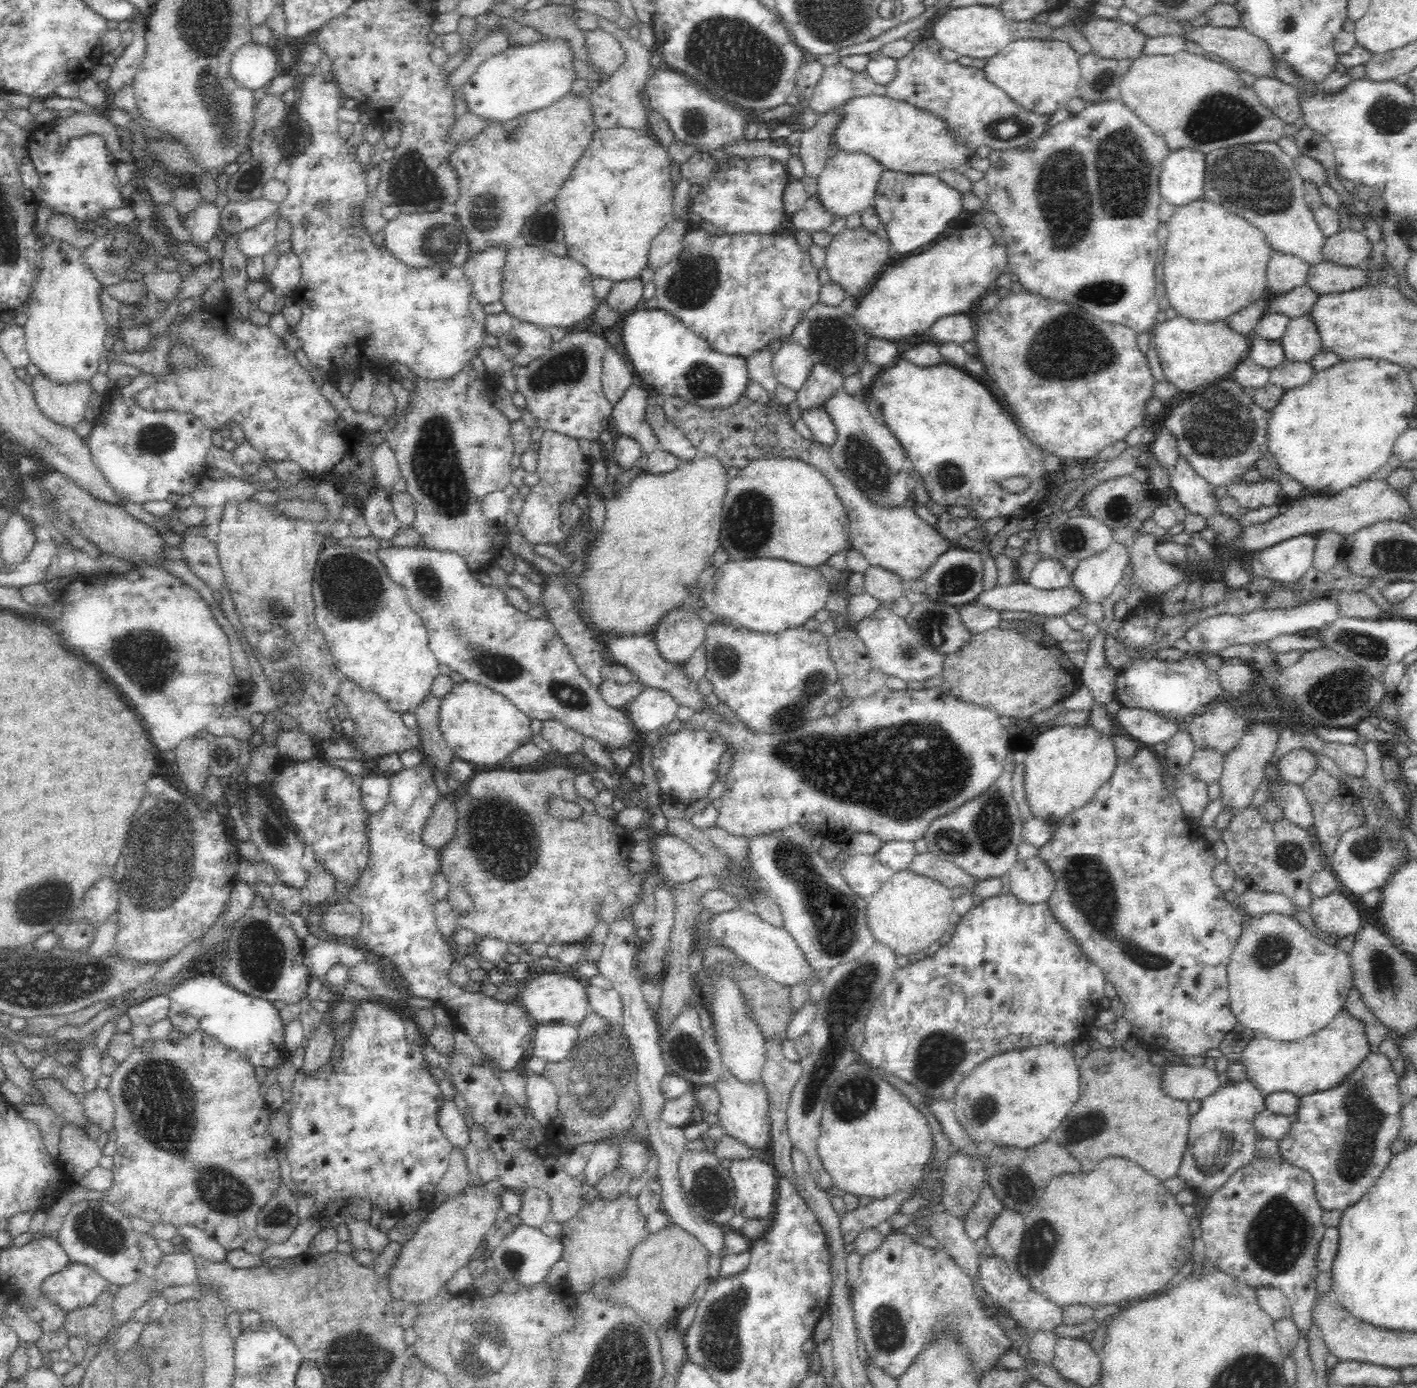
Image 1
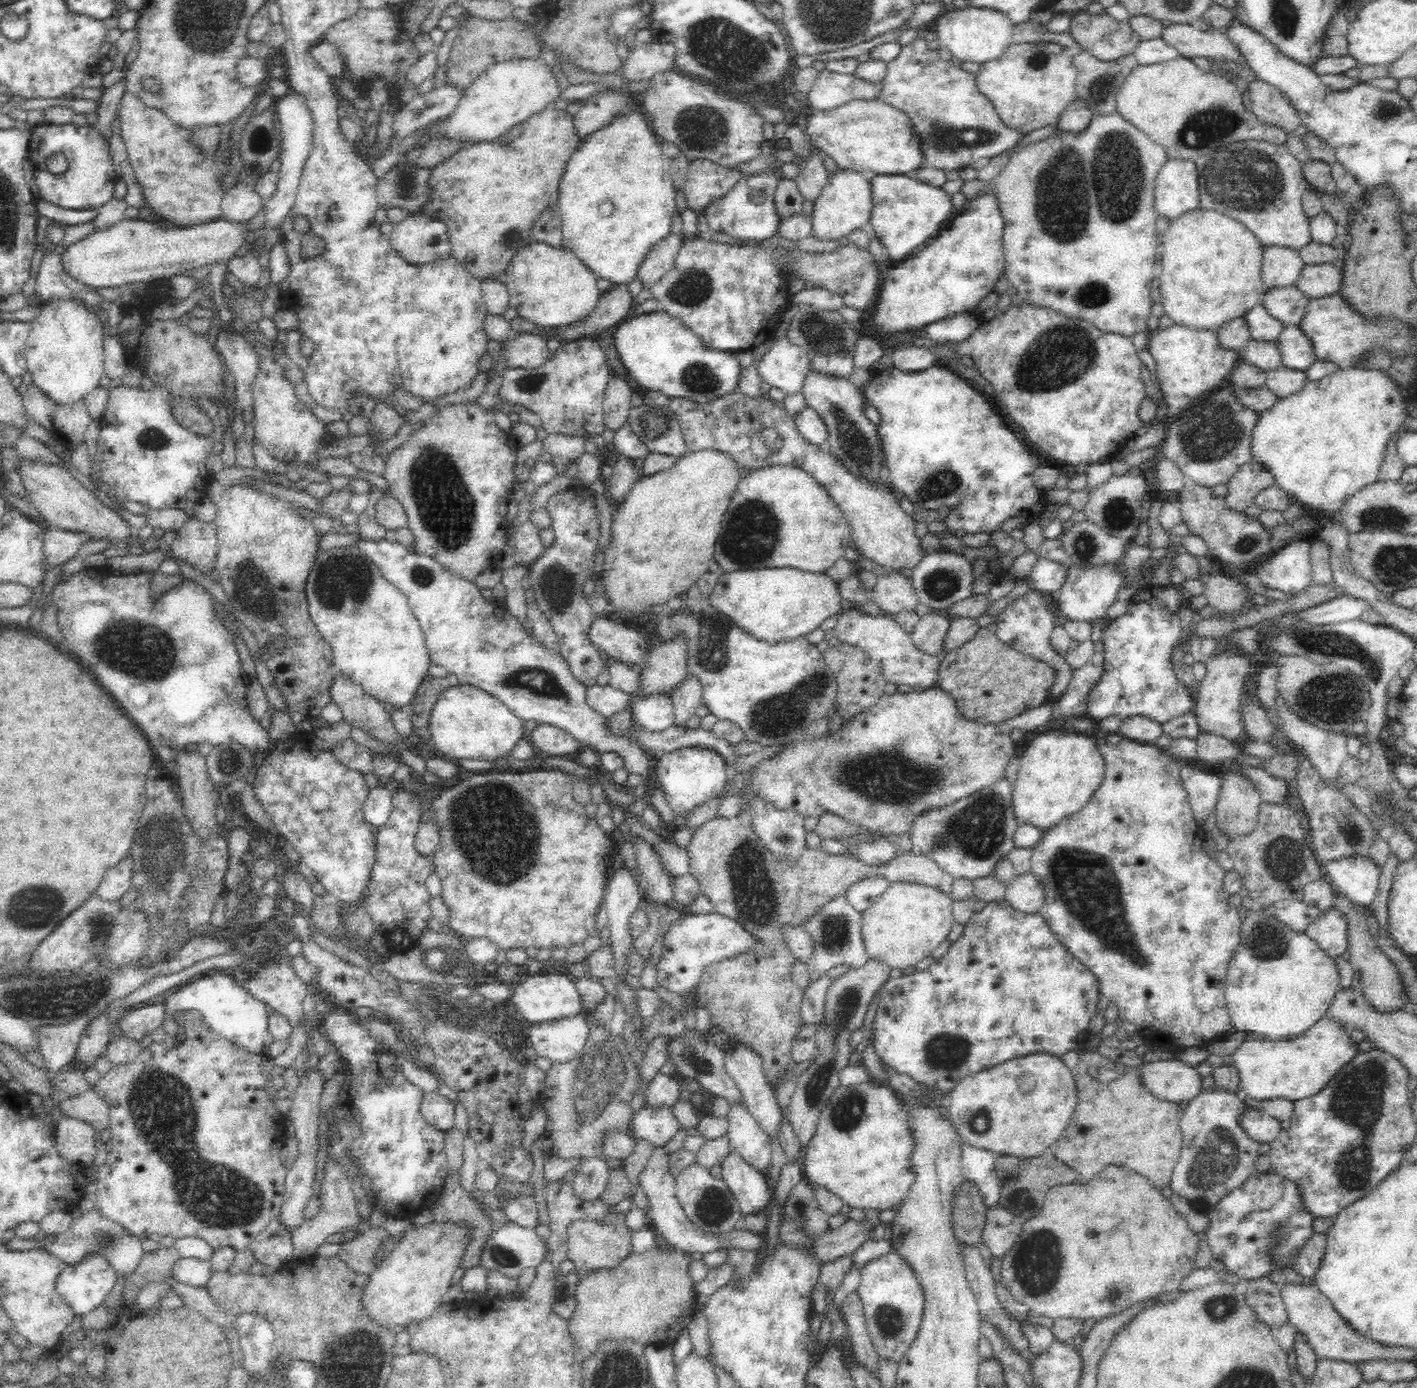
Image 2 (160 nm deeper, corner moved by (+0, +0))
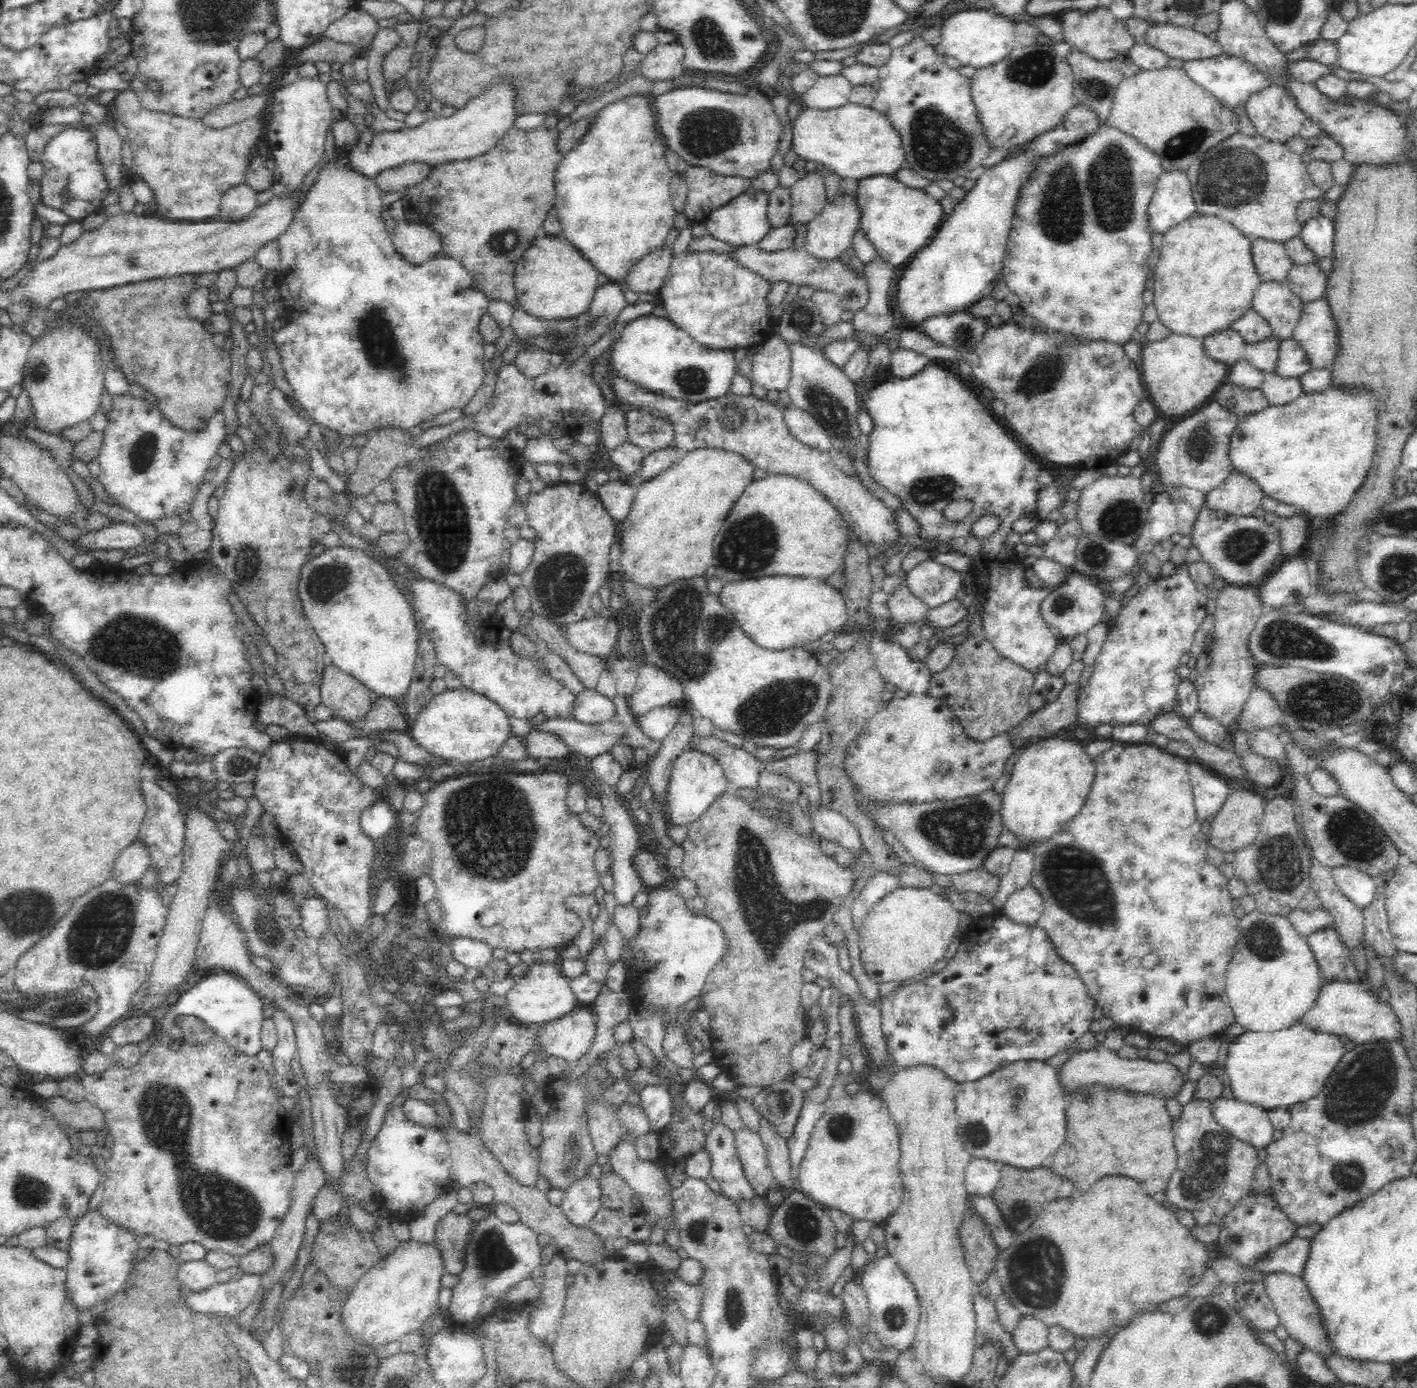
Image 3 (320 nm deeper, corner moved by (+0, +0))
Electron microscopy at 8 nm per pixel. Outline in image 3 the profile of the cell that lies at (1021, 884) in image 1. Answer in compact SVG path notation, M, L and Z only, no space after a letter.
M1028 884L1015 889L1003 904L1002 911L1010 919L1030 924L1038 922L1043 911L1043 898L1034 885Z

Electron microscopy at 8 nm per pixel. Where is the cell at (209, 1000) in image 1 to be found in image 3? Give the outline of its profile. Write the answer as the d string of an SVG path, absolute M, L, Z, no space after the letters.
M229 971L210 974L202 977L194 986L190 986L184 994L176 994L173 997L168 1012L162 1018L161 1030L165 1036L180 1041L183 1032L176 1024L176 1017L196 1015L230 1046L246 1055L257 1056L262 1051L261 1028L265 1019L264 1008L260 996L252 990L246 978Z

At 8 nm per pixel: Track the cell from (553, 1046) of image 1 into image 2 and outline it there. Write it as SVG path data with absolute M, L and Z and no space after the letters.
M581 1013L570 1018L561 1018L555 1021L544 1021L533 1024L530 1027L528 1040L532 1050L536 1051L538 1057L549 1058L550 1063L567 1063L577 1056L581 1048L585 1046L589 1035L590 1015Z

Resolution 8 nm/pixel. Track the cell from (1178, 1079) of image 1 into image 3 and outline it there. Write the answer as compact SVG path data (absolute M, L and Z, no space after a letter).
M1102 1044L1091 1049L1081 1047L1080 1052L1073 1052L1073 1056L1064 1063L1059 1072L1069 1093L1087 1084L1104 1084L1107 1088L1130 1090L1166 1100L1175 1099L1189 1079L1186 1073L1170 1062L1150 1062L1147 1059L1141 1060L1140 1057L1136 1060L1125 1060Z

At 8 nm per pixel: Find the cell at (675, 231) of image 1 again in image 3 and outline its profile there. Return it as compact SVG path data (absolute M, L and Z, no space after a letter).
M658 247L645 254L631 269L622 283L626 289L637 293L648 292L656 294L664 284L674 253L670 248Z

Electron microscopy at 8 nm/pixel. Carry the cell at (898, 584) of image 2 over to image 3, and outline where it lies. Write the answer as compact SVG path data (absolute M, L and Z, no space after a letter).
M904 578L892 594L888 594L886 609L890 613L893 623L914 622L921 624L924 622L929 609L922 600L914 596L913 591L908 587Z

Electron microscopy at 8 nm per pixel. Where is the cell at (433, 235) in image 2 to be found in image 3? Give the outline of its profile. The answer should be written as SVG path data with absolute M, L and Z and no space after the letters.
M416 220L397 221L391 240L396 252L412 264L422 264L443 252L440 234Z

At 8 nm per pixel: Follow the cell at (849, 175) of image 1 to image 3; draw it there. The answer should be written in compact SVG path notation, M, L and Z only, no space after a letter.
M856 187L846 192L836 192L832 200L827 200L822 210L807 222L808 235L805 249L820 259L838 259L844 252L851 252L854 236L861 229L862 209L858 203Z

